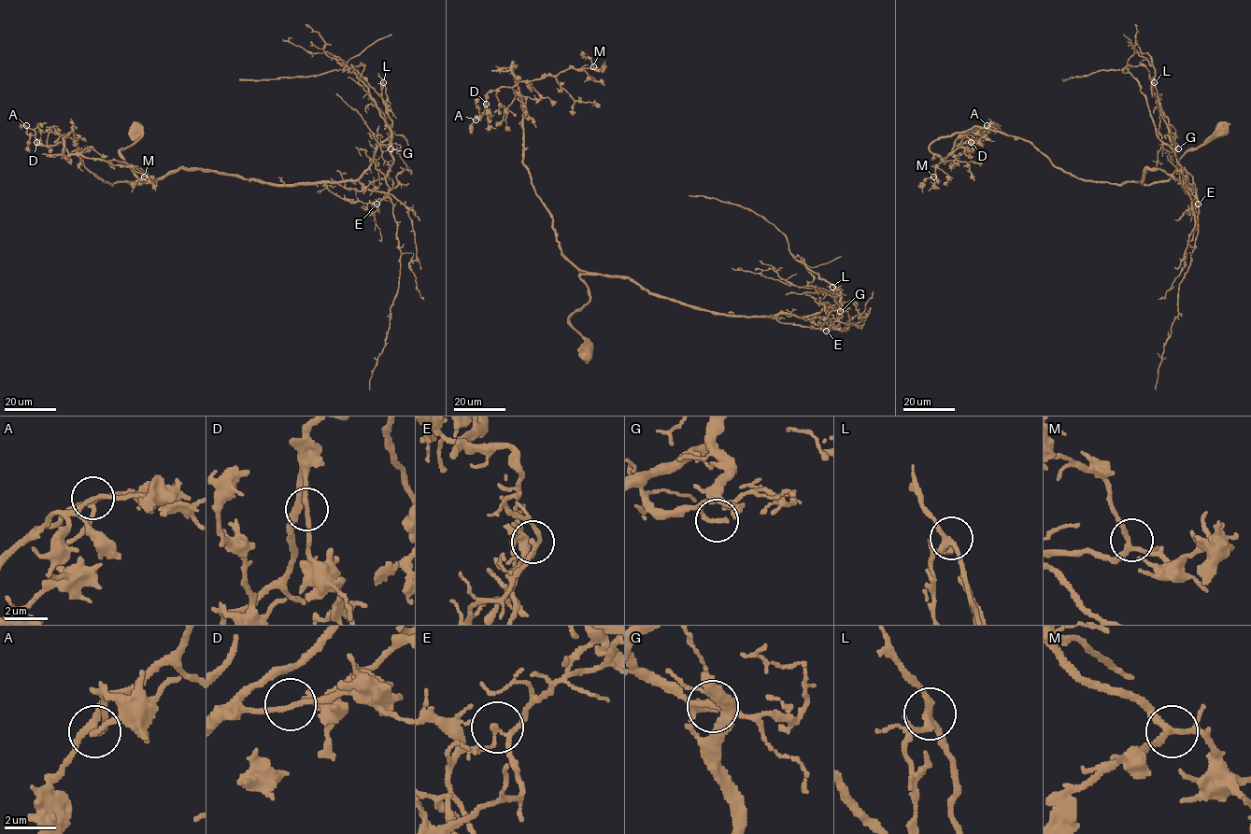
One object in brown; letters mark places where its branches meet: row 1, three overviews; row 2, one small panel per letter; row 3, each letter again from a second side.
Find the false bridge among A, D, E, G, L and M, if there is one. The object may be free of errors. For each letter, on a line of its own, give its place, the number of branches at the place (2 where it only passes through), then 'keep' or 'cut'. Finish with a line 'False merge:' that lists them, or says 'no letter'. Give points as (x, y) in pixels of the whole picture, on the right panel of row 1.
A: place (987, 125); branches 3; keep
D: place (971, 142); branches 2; keep
E: place (1198, 204); branches 3; cut
G: place (1178, 148); branches 3; keep
L: place (1154, 82); branches 3; keep
M: place (933, 176); branches 3; keep
False merge: E

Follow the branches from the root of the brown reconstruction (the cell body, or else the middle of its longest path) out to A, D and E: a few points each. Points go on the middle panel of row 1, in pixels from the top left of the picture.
A: (585, 352), (569, 318), (589, 287), (523, 162), (514, 62), (518, 83), (490, 90), (476, 120)
D: (585, 352), (569, 318), (589, 287), (523, 162), (514, 62), (518, 83), (490, 90), (486, 104)
E: (585, 352), (587, 342), (569, 319), (589, 300), (582, 275), (624, 276), (701, 308), (826, 331)

